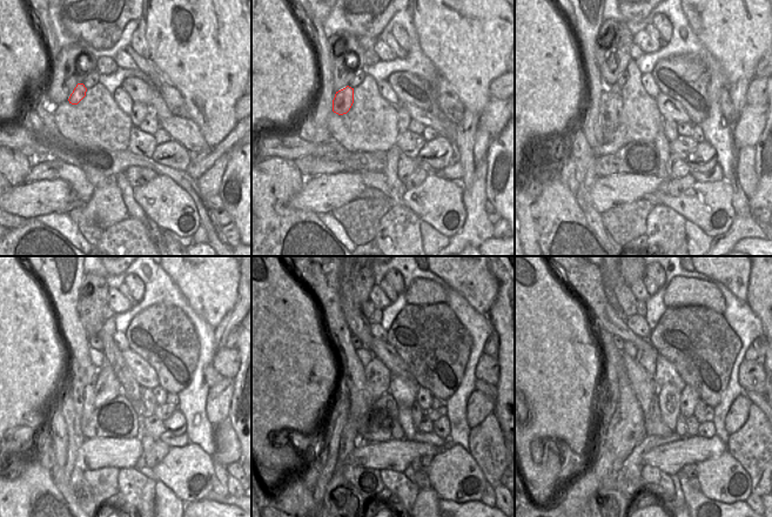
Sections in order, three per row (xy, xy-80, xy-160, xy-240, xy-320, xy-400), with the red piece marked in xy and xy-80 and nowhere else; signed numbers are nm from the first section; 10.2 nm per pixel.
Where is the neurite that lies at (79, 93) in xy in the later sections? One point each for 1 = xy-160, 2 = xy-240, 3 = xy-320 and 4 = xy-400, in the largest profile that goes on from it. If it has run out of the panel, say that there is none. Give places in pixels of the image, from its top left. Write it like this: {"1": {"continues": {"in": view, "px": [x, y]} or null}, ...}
{"1": {"continues": {"in": "xy-160", "px": [611, 103]}}, "2": {"continues": {"in": "xy-240", "px": [85, 380]}}, "3": {"continues": {"in": "xy-320", "px": [350, 434]}}, "4": {"continues": {"in": "xy-400", "px": [603, 468]}}}

